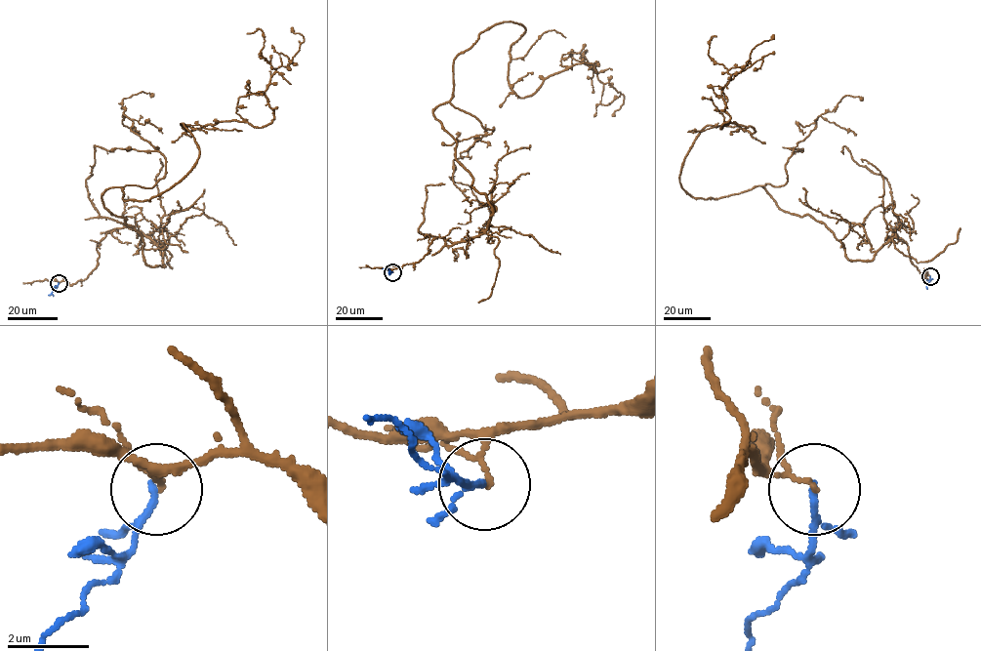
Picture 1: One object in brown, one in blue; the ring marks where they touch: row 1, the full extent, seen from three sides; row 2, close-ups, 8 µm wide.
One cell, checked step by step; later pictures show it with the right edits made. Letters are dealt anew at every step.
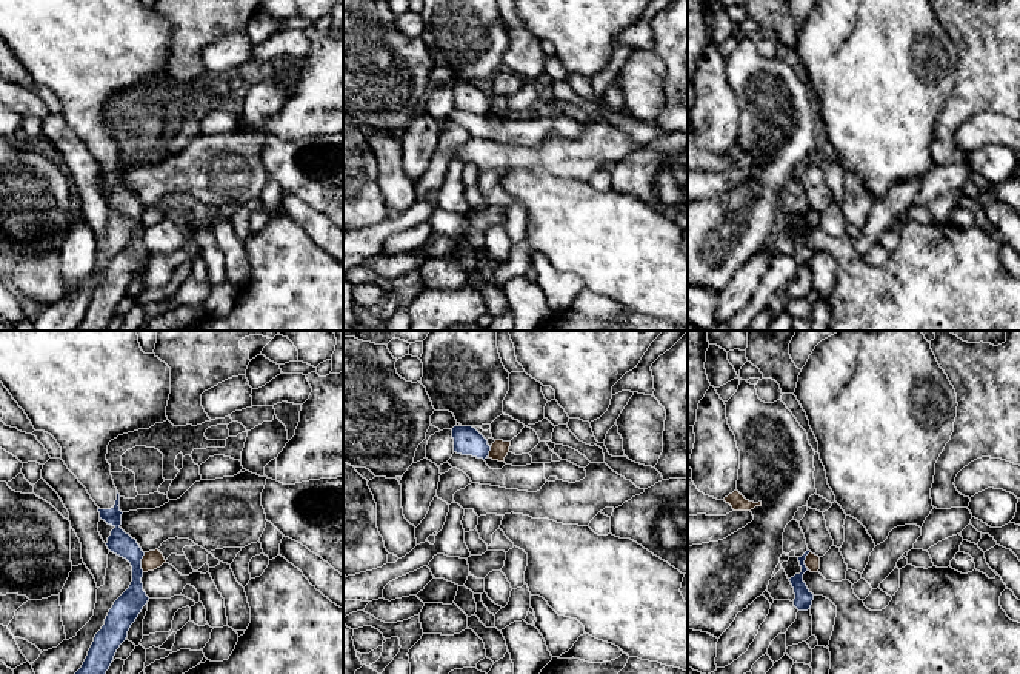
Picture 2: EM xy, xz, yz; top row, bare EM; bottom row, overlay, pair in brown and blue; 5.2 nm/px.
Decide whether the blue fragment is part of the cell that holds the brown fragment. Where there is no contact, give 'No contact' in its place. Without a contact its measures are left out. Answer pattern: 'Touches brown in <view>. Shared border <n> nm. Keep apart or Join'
Touches brown in xy. Shared border 110 nm. Keep apart

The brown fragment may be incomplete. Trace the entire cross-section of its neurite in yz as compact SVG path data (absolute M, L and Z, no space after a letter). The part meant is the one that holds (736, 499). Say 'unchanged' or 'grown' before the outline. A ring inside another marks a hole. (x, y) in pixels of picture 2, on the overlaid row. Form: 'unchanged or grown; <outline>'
unchanged; M734 491L728 497L725 497L723 500L726 503L729 503L734 511L751 511L755 506L762 506L762 502L758 502L758 503L749 502L738 491Z

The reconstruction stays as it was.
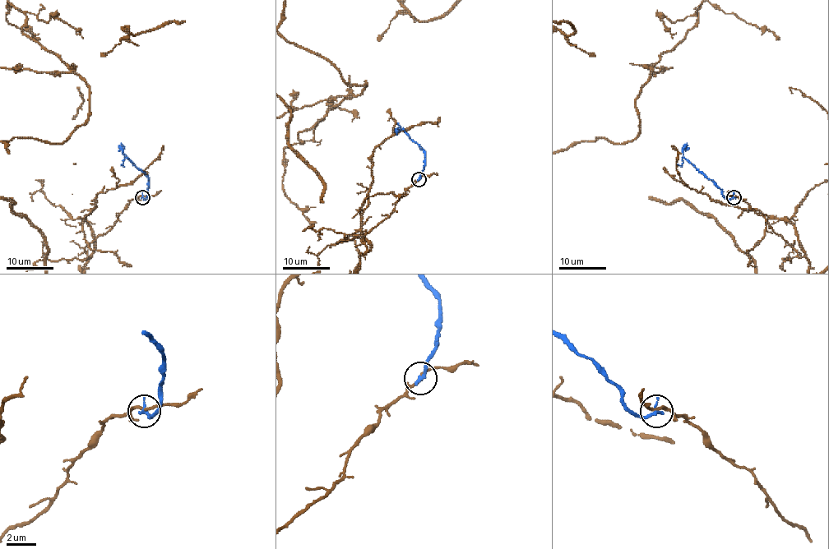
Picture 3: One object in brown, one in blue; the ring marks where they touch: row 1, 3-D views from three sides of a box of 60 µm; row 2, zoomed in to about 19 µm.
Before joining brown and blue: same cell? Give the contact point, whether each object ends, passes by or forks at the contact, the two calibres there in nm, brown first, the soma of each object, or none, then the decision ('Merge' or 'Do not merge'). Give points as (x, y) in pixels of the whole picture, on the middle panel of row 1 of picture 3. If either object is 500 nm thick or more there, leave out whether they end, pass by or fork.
Place: (419, 179). At the ring brown passes by. At the ring blue ends. Thickness 180 nm (brown) against 280 nm. Soma of brown: none. Soma of blue: none. Do not merge

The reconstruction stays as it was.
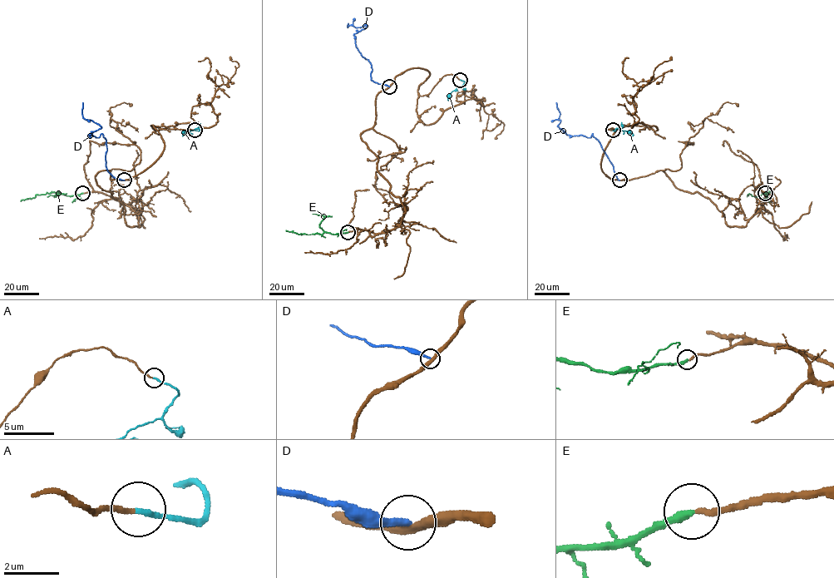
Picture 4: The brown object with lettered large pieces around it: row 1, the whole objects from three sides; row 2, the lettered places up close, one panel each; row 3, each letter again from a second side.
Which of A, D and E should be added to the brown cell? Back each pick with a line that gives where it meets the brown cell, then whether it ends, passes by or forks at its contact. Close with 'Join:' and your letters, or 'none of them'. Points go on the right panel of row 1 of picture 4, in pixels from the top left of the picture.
A: meets brown at (613, 130); it ends there
E: meets brown at (765, 193); it ends there
Join: A, E

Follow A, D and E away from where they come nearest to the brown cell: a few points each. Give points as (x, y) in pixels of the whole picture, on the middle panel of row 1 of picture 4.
A: (461, 80), (465, 82), (463, 85), (453, 91), (447, 99)
D: (389, 86), (371, 79), (371, 63), (356, 46), (354, 34), (366, 25), (347, 27), (347, 23)
E: (347, 232), (310, 234), (286, 231)

